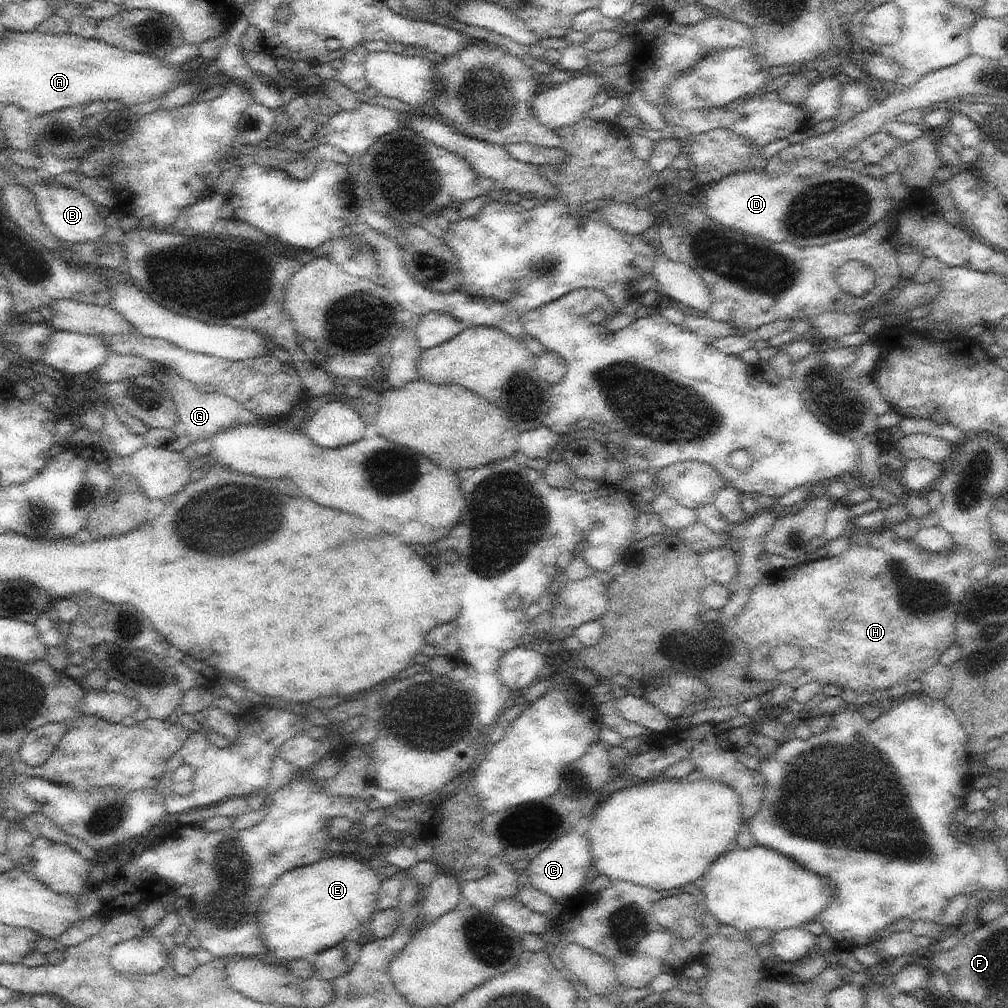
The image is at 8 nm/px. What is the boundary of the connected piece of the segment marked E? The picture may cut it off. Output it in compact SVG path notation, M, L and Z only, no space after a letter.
M342 856L320 859L303 867L285 872L269 888L268 895L260 901L257 923L267 952L275 954L278 960L300 960L312 958L342 942L349 932L360 928L372 914L381 887L378 875L364 862Z

